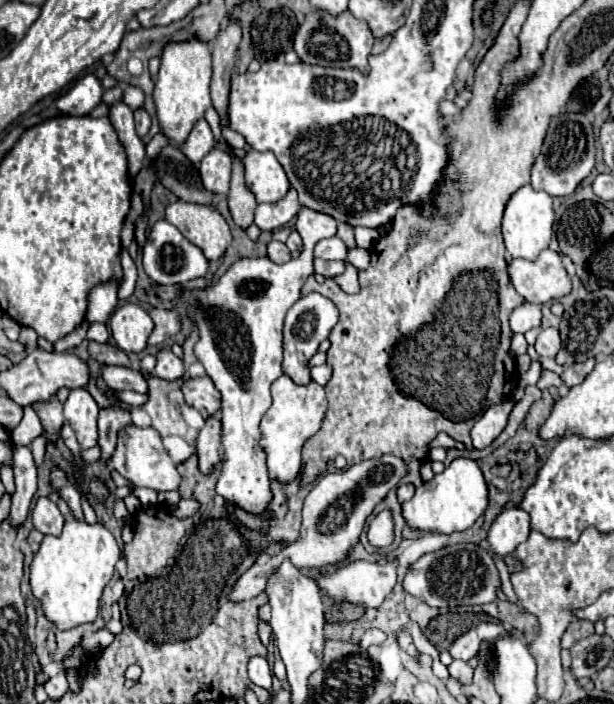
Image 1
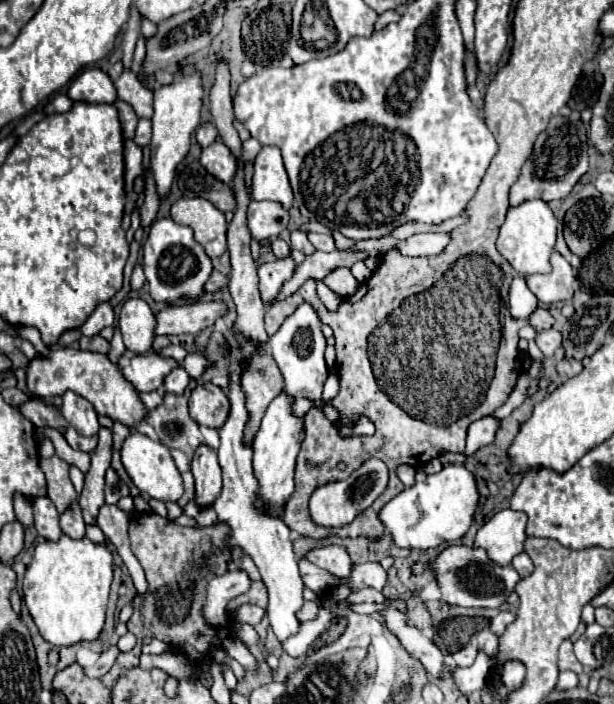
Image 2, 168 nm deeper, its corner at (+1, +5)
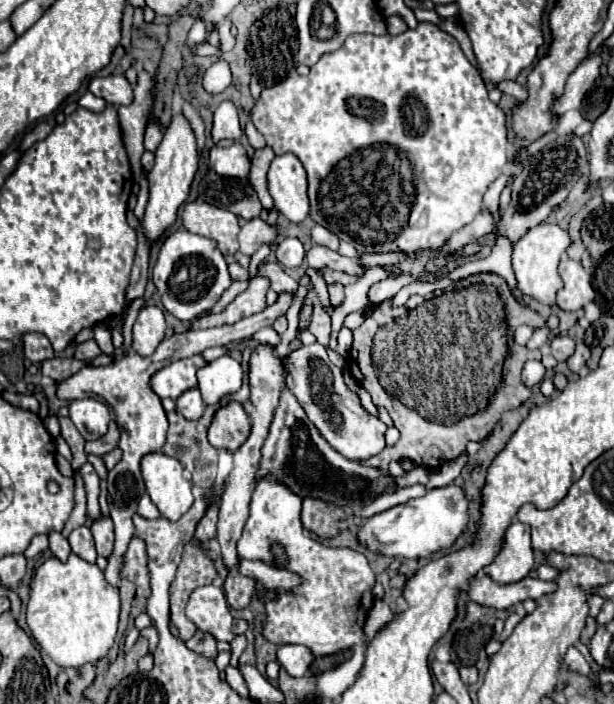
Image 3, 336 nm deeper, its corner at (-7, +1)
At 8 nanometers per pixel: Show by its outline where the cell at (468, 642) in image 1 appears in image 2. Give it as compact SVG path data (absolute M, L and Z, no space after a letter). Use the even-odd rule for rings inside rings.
M467 643L463 649L459 649L457 653L453 653L453 661L455 661L459 667L469 667L469 665L473 665L475 657L477 657L477 649L475 649L475 645L471 645L471 643Z

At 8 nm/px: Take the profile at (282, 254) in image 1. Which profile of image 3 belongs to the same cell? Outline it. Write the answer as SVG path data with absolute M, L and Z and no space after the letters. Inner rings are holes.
M287 237L283 239L277 249L275 249L275 257L277 257L277 263L281 267L299 267L303 263L303 257L305 257L305 249L301 245L299 239L295 237Z

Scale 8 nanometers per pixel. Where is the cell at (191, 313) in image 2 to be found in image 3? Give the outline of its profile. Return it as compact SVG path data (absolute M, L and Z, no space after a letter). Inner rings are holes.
M255 277L249 281L249 287L221 313L221 315L203 315L193 321L193 329L207 329L207 327L221 327L229 323L237 323L249 315L261 313L265 305L265 295L269 291L269 279L267 277Z

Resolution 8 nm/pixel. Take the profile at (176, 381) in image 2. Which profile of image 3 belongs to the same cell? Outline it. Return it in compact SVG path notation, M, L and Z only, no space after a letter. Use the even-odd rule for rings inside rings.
M185 391L185 395L181 395L181 399L177 399L177 413L181 413L189 421L201 419L203 411L205 411L205 403L203 403L199 391Z

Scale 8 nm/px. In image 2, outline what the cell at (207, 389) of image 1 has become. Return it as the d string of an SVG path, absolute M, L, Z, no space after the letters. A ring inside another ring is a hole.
M199 383L189 395L191 417L205 427L221 427L229 415L225 391L213 383Z

